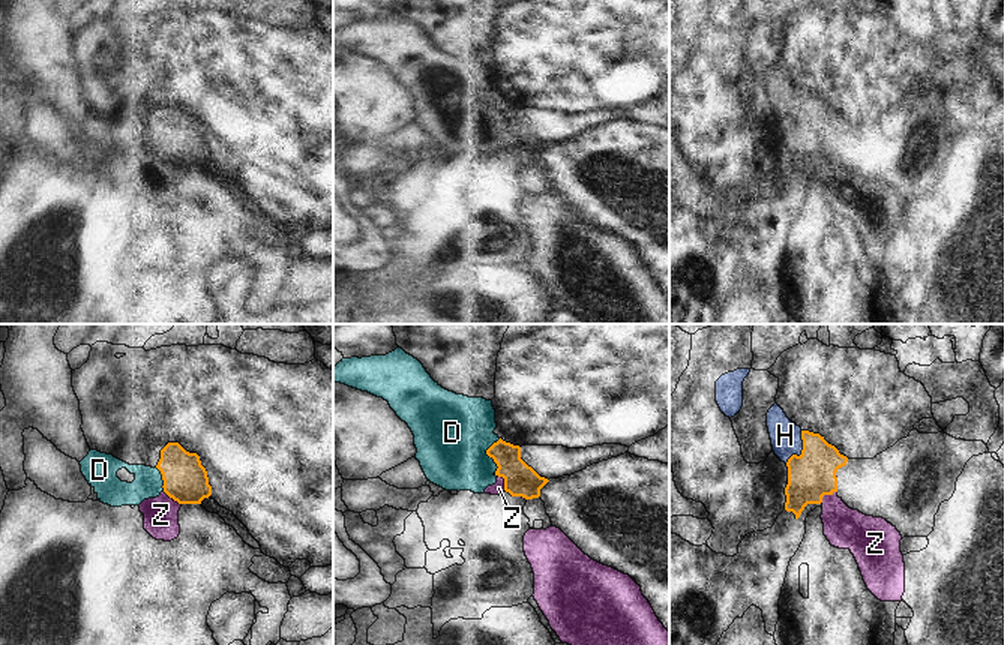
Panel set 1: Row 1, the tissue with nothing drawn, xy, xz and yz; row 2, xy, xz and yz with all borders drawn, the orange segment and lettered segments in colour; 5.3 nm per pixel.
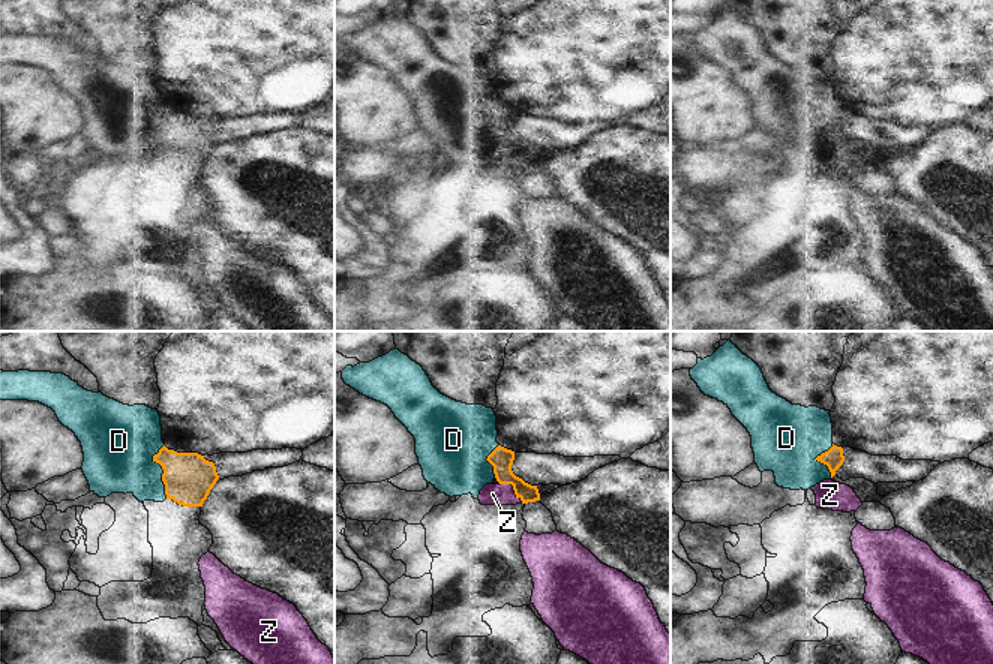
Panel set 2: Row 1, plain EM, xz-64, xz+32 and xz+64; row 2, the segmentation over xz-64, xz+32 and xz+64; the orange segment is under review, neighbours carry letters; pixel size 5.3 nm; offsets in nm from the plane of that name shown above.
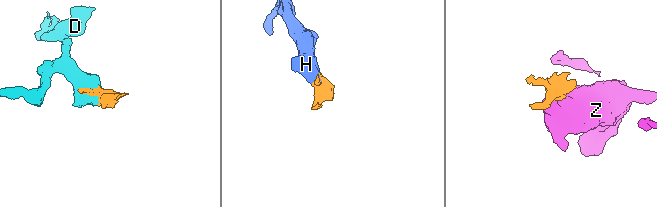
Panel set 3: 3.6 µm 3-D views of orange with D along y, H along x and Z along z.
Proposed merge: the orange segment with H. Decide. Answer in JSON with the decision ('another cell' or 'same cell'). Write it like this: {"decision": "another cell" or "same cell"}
{"decision": "same cell"}

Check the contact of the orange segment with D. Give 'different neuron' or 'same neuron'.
different neuron

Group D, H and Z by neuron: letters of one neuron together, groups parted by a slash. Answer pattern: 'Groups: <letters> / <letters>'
Groups: D Z / H

